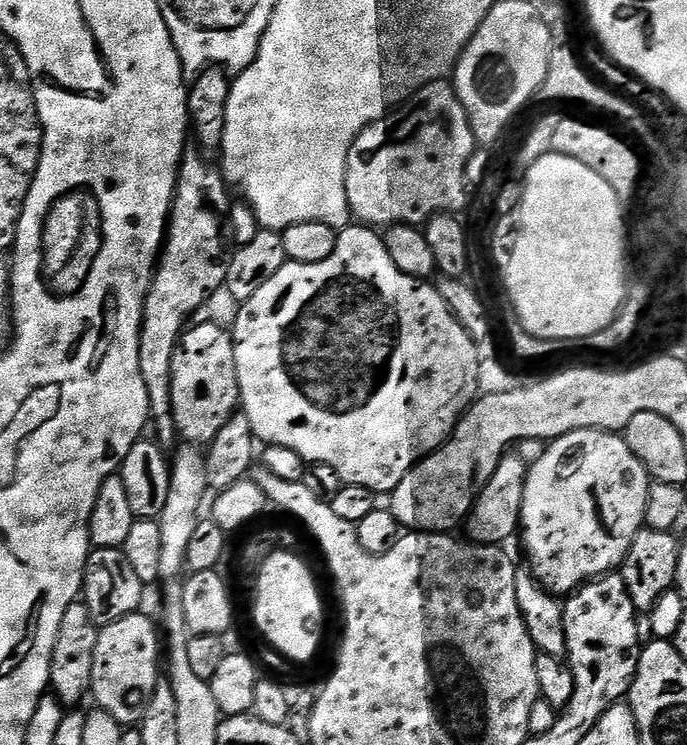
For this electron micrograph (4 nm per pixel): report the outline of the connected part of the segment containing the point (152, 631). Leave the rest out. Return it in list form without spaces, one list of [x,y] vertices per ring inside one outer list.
[[[137,610],[130,613],[129,616],[123,616],[122,618],[118,618],[114,622],[110,622],[109,624],[103,625],[100,628],[100,637],[98,638],[98,642],[96,643],[96,653],[94,654],[94,674],[92,675],[92,691],[90,693],[91,699],[94,701],[97,700],[99,707],[103,709],[105,712],[109,712],[113,718],[116,719],[122,726],[132,726],[139,721],[143,711],[145,704],[148,703],[148,699],[150,698],[150,694],[154,694],[154,686],[156,685],[157,680],[161,679],[162,676],[162,636],[158,631],[158,624],[151,620],[148,616],[143,616],[143,611]]]

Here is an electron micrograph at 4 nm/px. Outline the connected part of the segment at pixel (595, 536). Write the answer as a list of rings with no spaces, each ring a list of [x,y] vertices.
[[[579,428],[573,432],[567,432],[565,436],[560,436],[547,445],[548,448],[535,461],[531,461],[528,477],[526,478],[526,490],[522,494],[522,514],[520,515],[520,528],[522,536],[524,532],[524,548],[528,551],[528,564],[533,576],[537,582],[543,586],[547,592],[553,594],[571,594],[580,587],[581,584],[611,573],[613,570],[619,569],[624,563],[626,554],[630,550],[630,546],[634,542],[634,538],[645,527],[644,515],[646,514],[646,498],[648,497],[648,486],[650,477],[646,466],[642,466],[640,459],[634,454],[634,450],[630,450],[630,446],[624,440],[623,435],[606,432],[603,428]]]

